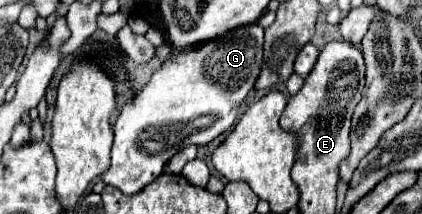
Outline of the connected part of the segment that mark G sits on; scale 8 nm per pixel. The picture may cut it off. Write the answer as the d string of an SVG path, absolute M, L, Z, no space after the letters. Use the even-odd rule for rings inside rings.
M257 23L245 25L239 29L229 31L227 35L213 39L209 43L203 43L197 49L191 49L183 55L171 57L163 63L161 69L153 73L149 83L141 89L141 93L127 105L123 105L121 115L115 123L115 141L111 149L111 167L101 175L101 179L107 185L117 187L125 195L139 193L145 185L155 181L159 173L163 173L165 163L179 153L181 149L189 145L205 145L213 141L217 135L225 133L229 127L233 127L239 107L249 95L249 91L255 87L255 81L259 77L263 65L263 27ZM199 117L207 117L209 125L203 129L197 129L193 123Z

